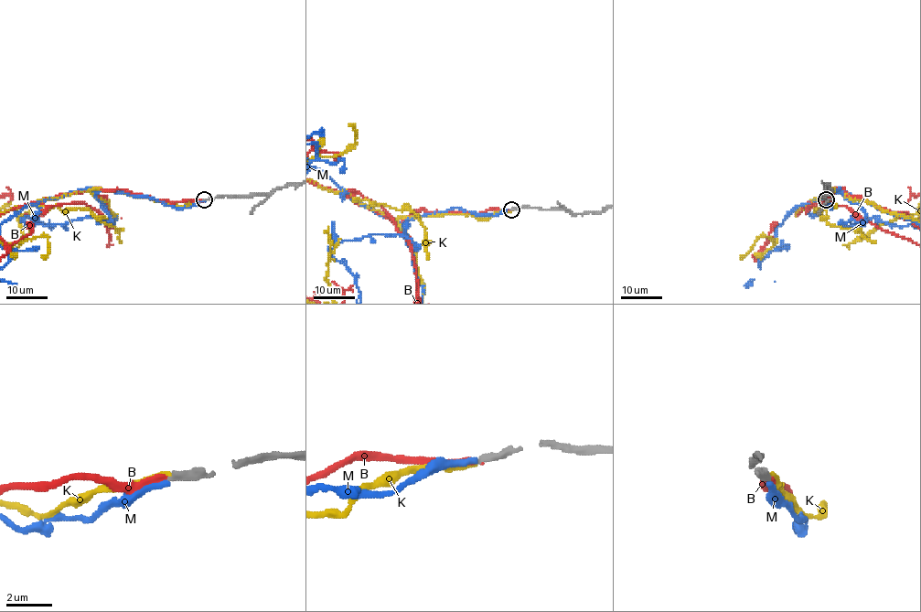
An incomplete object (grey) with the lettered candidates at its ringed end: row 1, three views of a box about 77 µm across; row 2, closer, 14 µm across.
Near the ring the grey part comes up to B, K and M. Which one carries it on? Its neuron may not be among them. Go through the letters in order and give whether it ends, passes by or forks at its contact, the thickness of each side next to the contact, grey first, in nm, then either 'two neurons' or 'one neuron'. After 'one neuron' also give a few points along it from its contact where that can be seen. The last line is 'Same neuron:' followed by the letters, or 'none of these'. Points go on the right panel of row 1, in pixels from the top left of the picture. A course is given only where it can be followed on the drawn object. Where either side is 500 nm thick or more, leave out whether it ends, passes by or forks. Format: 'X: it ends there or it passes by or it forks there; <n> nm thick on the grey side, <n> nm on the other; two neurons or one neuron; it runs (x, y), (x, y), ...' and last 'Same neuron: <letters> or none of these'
B: it ends there; 320 nm thick on the grey side, 220 nm on the other; one neuron
K: it ends there; 320 nm thick on the grey side, 240 nm on the other; two neurons
M: it ends there; 280 nm thick on the grey side, 280 nm on the other; two neurons
Same neuron: B

